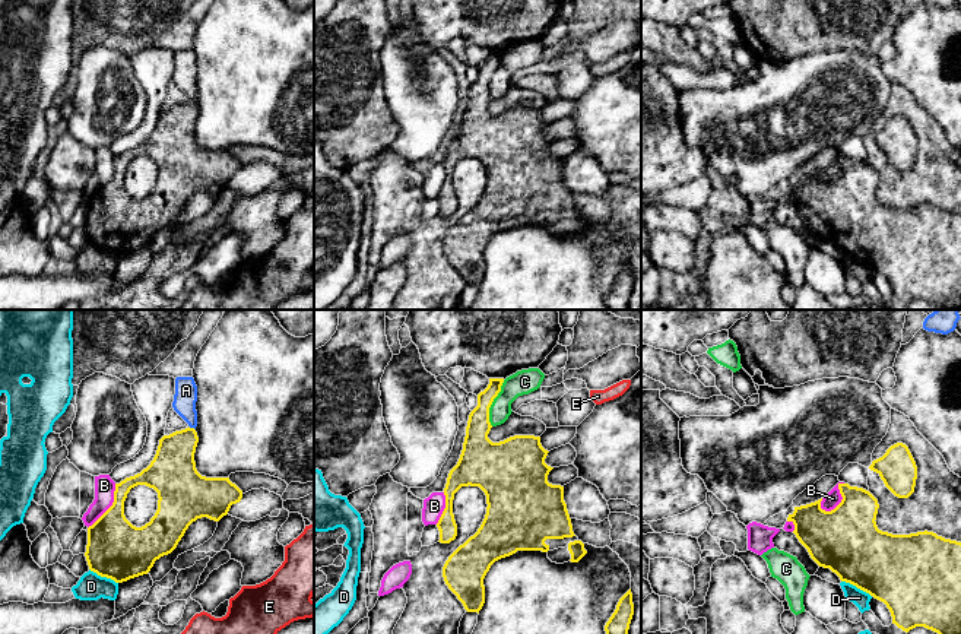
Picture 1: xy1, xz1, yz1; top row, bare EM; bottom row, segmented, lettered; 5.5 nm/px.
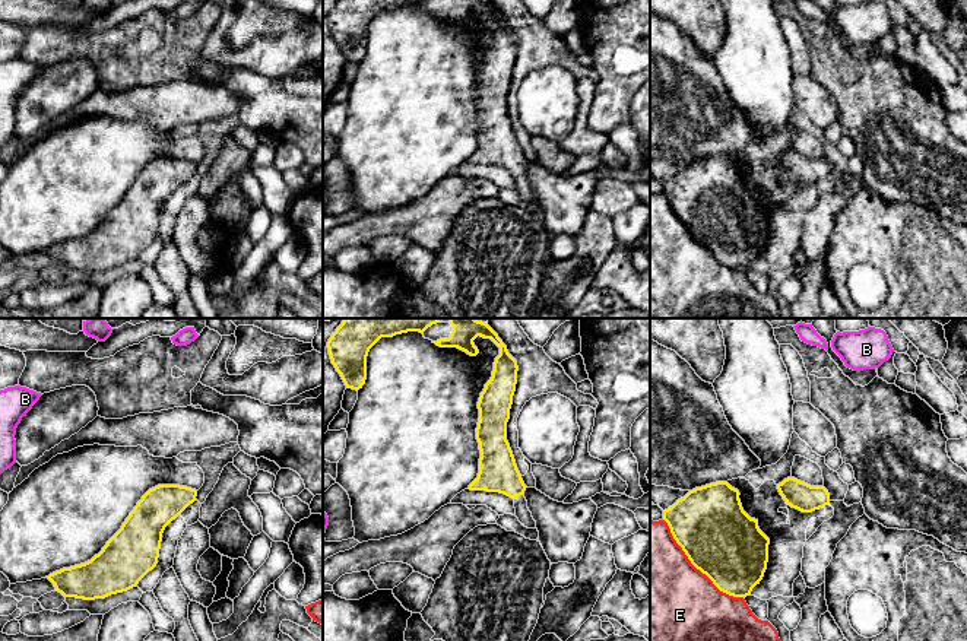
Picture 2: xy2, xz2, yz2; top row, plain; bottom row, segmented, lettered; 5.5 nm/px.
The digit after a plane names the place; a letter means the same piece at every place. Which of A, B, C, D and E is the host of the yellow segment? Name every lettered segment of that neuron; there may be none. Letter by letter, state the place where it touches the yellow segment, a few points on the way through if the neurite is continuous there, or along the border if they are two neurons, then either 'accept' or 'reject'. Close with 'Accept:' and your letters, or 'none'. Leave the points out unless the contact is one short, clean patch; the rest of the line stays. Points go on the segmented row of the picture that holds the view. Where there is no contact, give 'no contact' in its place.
A: xy1 (192, 428) | reject
B: yz1 (841, 500) | along yz1 (843, 482), (839, 485), (841, 500), (833, 509), (822, 510) | reject
C: xz1 (491, 403) | reject
D: yz1 (856, 586) | reject
E: yz2 (696, 567) | reject
Accept: none

